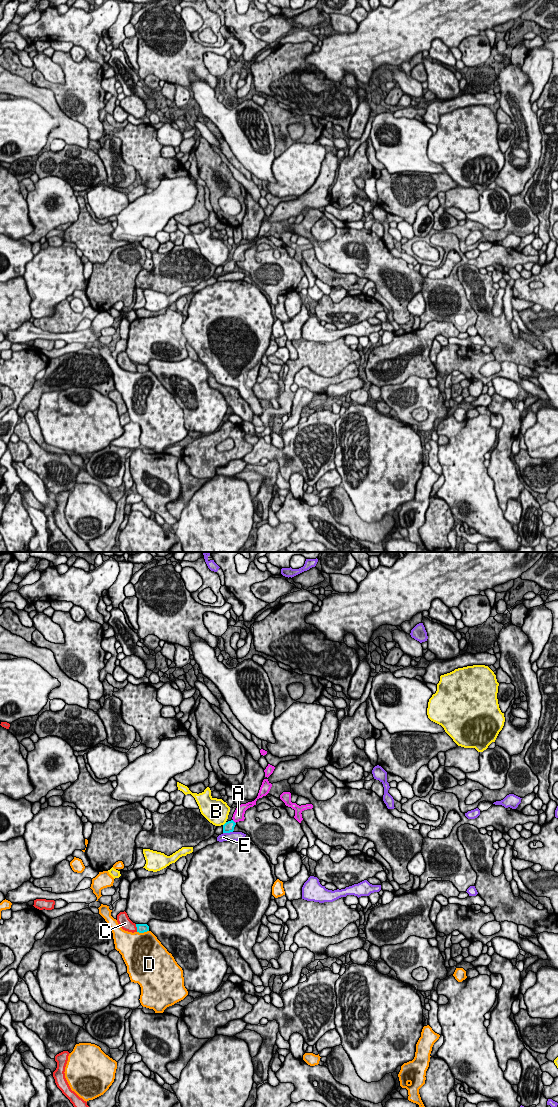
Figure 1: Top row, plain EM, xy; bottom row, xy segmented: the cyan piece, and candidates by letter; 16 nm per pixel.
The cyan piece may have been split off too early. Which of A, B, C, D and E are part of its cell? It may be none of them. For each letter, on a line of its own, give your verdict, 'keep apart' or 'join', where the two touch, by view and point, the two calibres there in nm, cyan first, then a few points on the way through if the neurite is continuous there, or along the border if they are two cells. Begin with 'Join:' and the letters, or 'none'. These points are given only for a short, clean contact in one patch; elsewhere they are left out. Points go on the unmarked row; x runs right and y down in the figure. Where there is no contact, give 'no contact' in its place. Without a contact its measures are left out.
Join: A
A: join; meets cyan in xy at (234, 262); 170 nm thick on the cyan side, 170 nm on the other; runs through xy (228, 267), (234, 262), (238, 255)
B: keep apart; meets cyan in xy at (224, 264); 170 nm thick on the cyan side, 400 nm on the other; border along xy (226, 262), (223, 265)
C: keep apart; meets cyan in xy at (137, 368); 160 nm thick on the cyan side, 200 nm on the other
D: keep apart; meets cyan in xy at (142, 372); 160 nm thick on the cyan side, 480 nm on the other
E: keep apart; meets cyan in xy at (227, 272); 170 nm thick on the cyan side, 160 nm on the other

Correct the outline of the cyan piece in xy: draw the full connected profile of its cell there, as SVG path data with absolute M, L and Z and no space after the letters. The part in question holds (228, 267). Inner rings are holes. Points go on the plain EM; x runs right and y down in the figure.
M264 219L263 222L262 222L262 225L260 227L260 230L259 230L257 238L252 242L248 242L246 244L241 244L241 245L237 246L237 248L236 248L236 250L235 250L235 252L233 254L232 260L226 262L223 265L223 273L233 272L236 263L239 262L239 261L244 261L244 259L245 259L245 257L244 257L245 251L248 248L253 247L254 245L256 245L256 241L259 238L262 238L263 236L266 236L269 233L271 227L272 227L272 224L268 221L268 219Z

